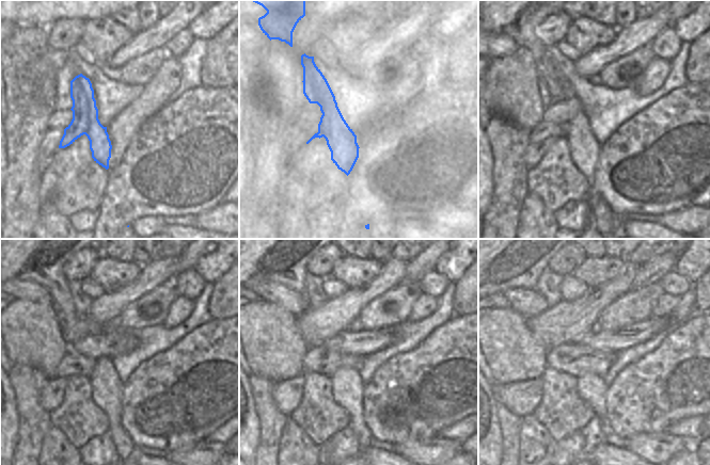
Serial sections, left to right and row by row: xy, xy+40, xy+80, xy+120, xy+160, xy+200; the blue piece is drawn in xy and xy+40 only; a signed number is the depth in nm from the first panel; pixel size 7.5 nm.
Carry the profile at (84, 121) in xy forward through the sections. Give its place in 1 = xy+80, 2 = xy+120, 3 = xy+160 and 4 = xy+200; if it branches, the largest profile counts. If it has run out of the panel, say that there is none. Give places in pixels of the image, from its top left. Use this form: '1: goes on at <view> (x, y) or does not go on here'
1: goes on at xy+80 (518, 21)
2: goes on at xy+120 (41, 260)
3: goes on at xy+160 (282, 260)
4: goes on at xy+200 (500, 260)

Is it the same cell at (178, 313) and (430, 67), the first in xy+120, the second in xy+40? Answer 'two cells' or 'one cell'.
two cells

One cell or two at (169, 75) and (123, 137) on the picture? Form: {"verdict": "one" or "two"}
{"verdict": "one"}

